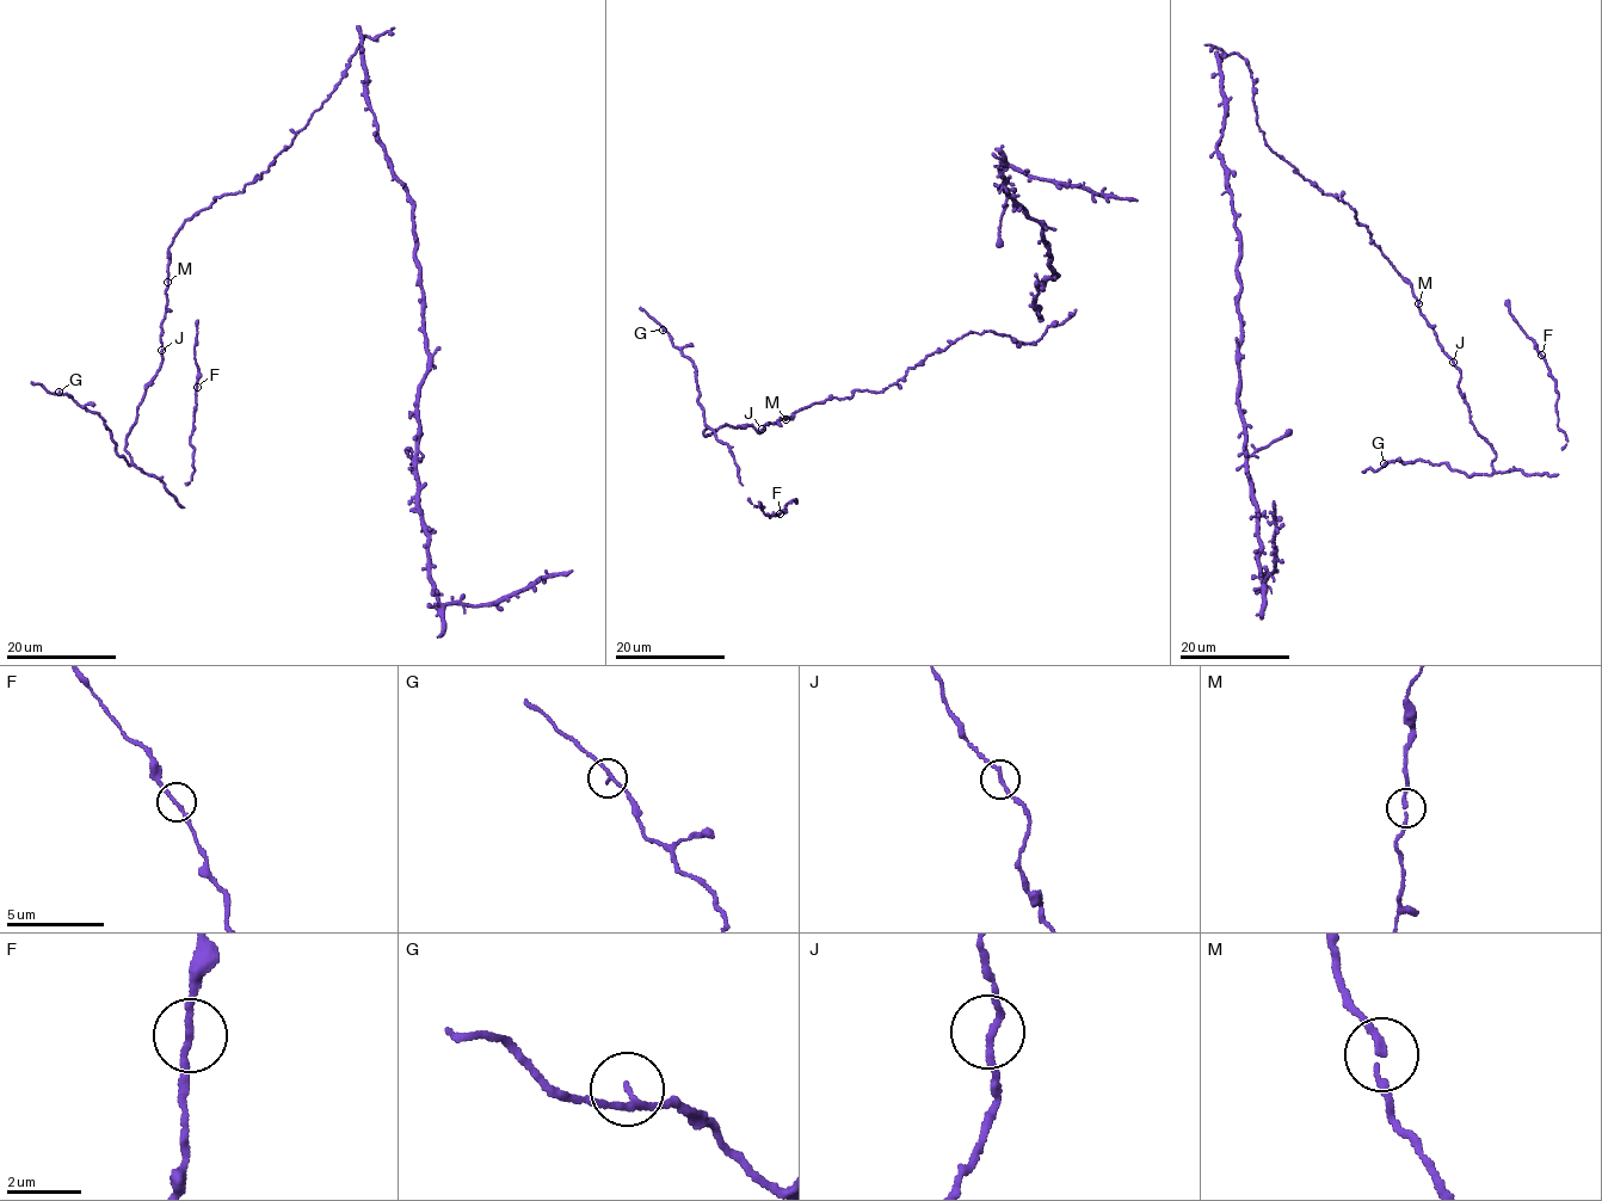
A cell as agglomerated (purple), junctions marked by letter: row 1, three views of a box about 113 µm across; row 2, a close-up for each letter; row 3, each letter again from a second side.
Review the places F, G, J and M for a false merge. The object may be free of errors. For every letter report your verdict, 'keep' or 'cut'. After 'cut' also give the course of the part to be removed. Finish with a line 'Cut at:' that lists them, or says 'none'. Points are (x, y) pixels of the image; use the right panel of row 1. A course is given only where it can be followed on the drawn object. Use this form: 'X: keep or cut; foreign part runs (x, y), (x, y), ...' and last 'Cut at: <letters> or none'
F: keep
G: keep
J: keep
M: keep
Cut at: none

